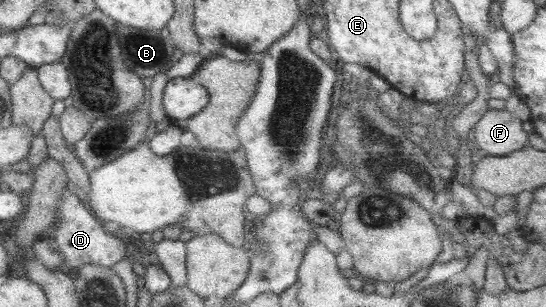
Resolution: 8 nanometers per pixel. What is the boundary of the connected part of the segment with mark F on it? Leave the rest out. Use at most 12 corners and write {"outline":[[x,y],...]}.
{"outline":[[488,110],[472,144],[491,156],[529,145],[523,121]]}

